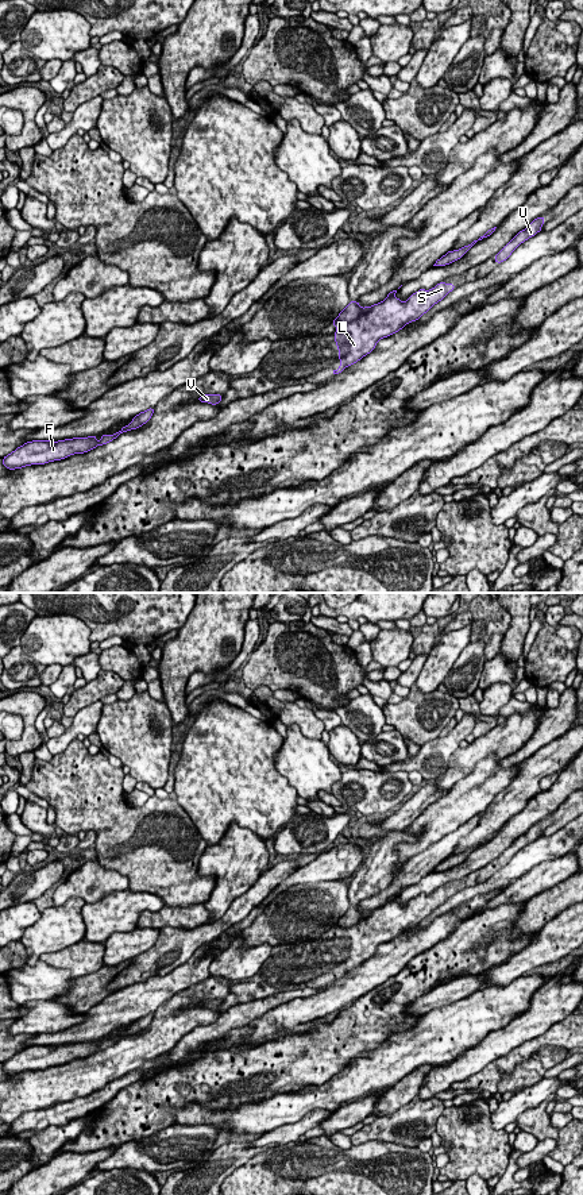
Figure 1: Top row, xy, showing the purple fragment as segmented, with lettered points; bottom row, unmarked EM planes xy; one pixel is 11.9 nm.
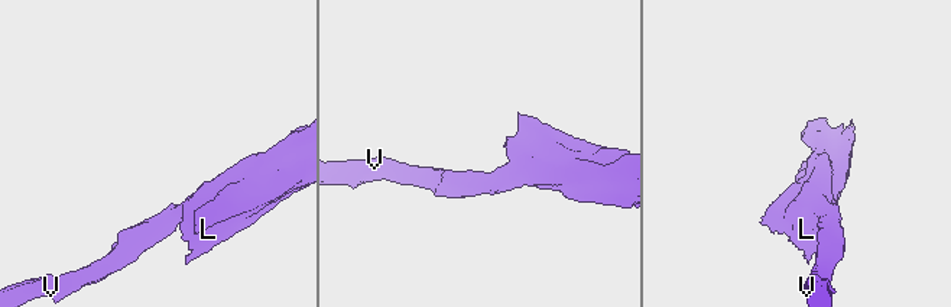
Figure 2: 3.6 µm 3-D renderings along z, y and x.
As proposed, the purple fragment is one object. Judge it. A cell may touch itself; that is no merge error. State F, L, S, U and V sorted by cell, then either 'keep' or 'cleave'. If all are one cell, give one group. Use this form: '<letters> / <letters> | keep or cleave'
F V / L S U | cleave

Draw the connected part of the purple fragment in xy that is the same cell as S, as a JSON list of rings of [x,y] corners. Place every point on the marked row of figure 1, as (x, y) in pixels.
[[[443,281],[431,290],[420,289],[409,296],[405,302],[397,297],[389,297],[374,304],[368,312],[350,323],[333,320],[332,325],[337,328],[333,335],[339,348],[340,367],[332,370],[332,374],[341,373],[345,367],[370,354],[381,339],[418,320],[453,289],[455,285]]]

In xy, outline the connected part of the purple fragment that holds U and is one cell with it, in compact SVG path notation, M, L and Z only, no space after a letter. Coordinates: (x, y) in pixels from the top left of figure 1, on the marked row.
M544 216L534 219L525 230L520 231L498 254L495 254L495 263L506 261L521 243L540 232L543 224Z

